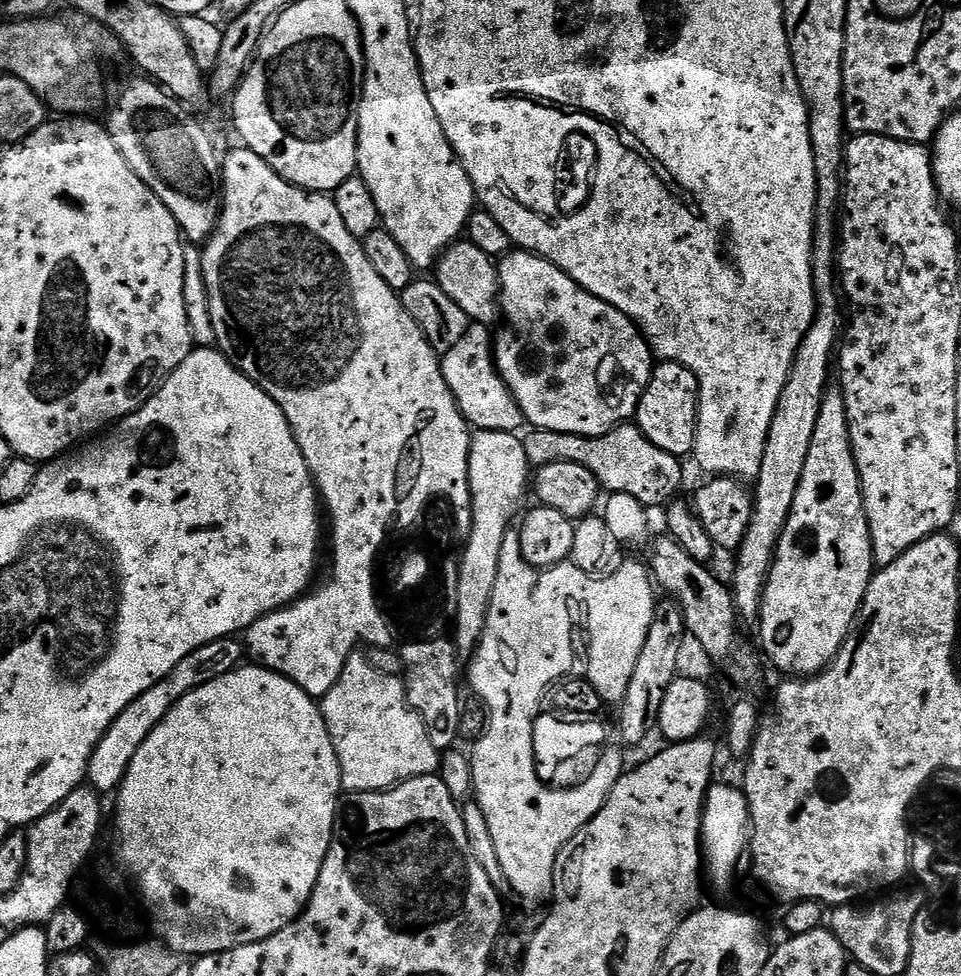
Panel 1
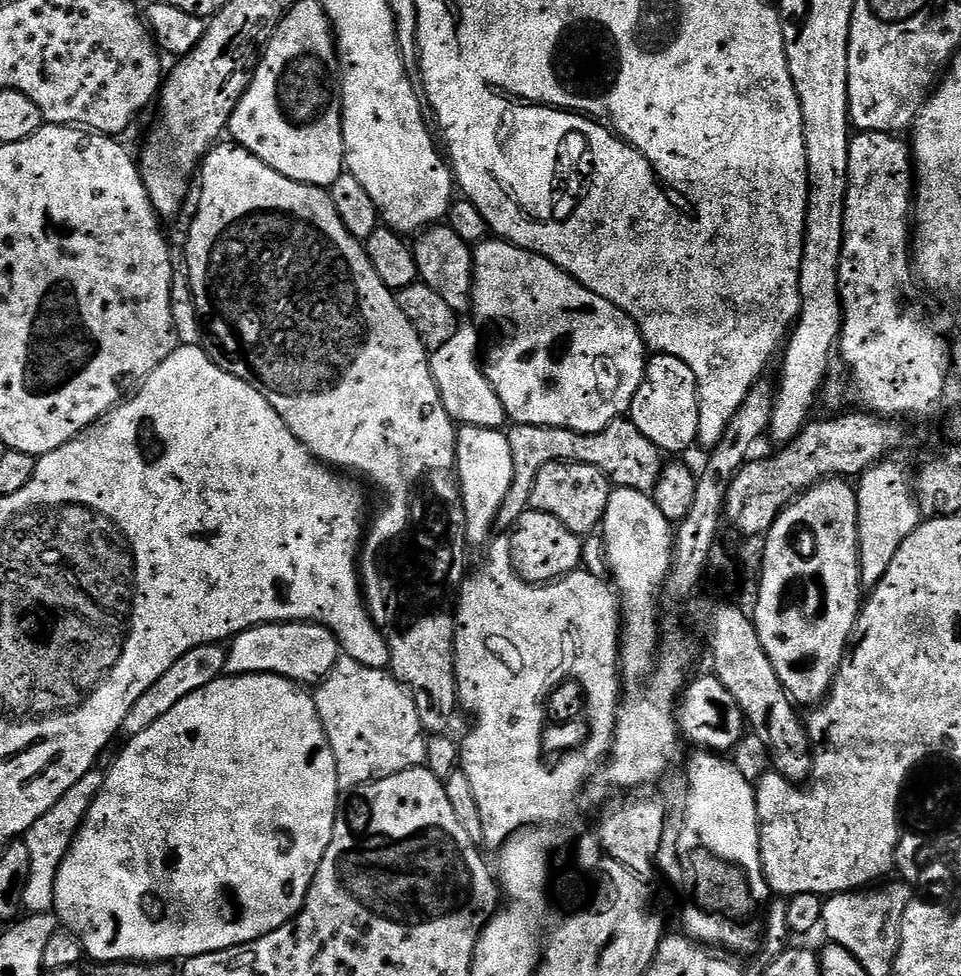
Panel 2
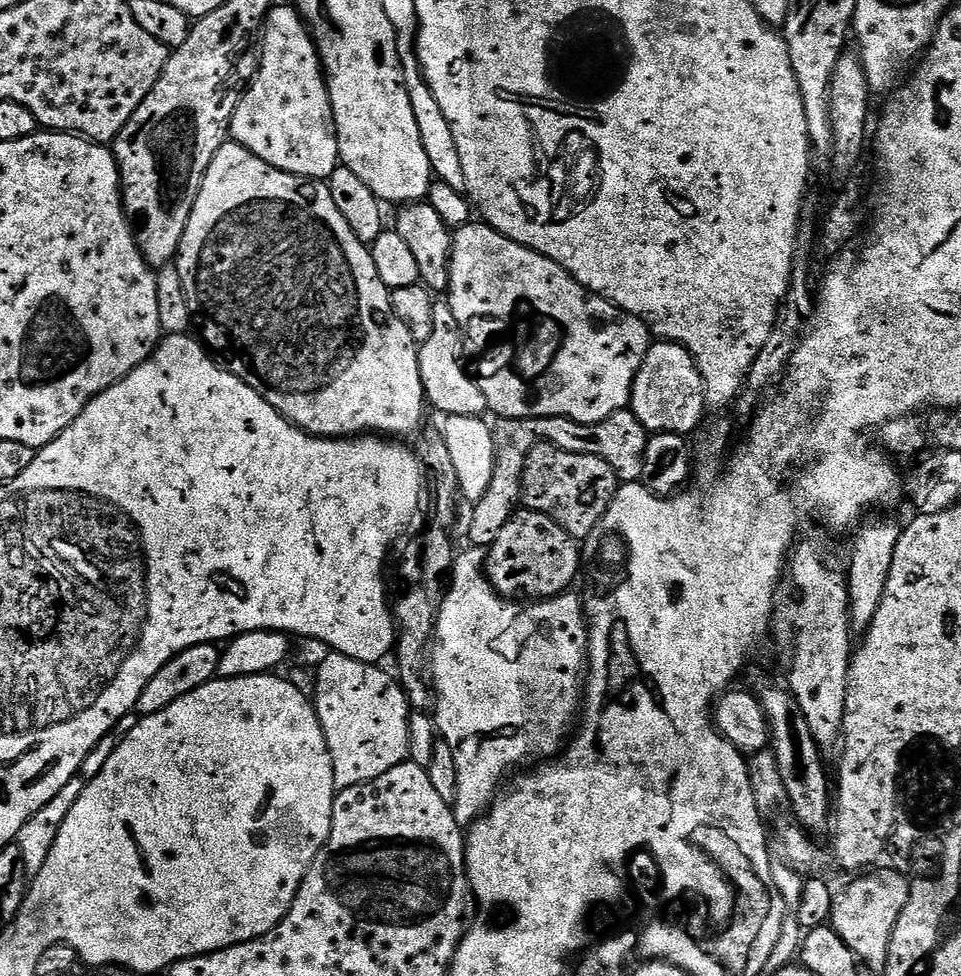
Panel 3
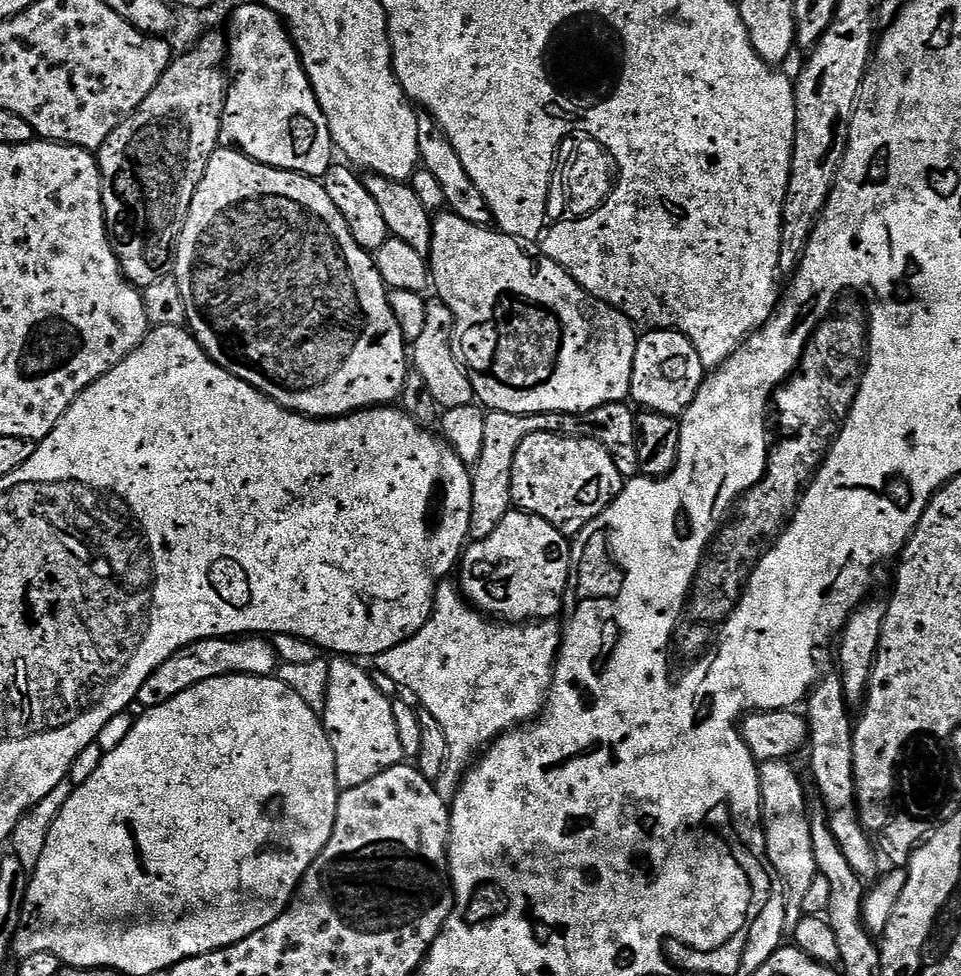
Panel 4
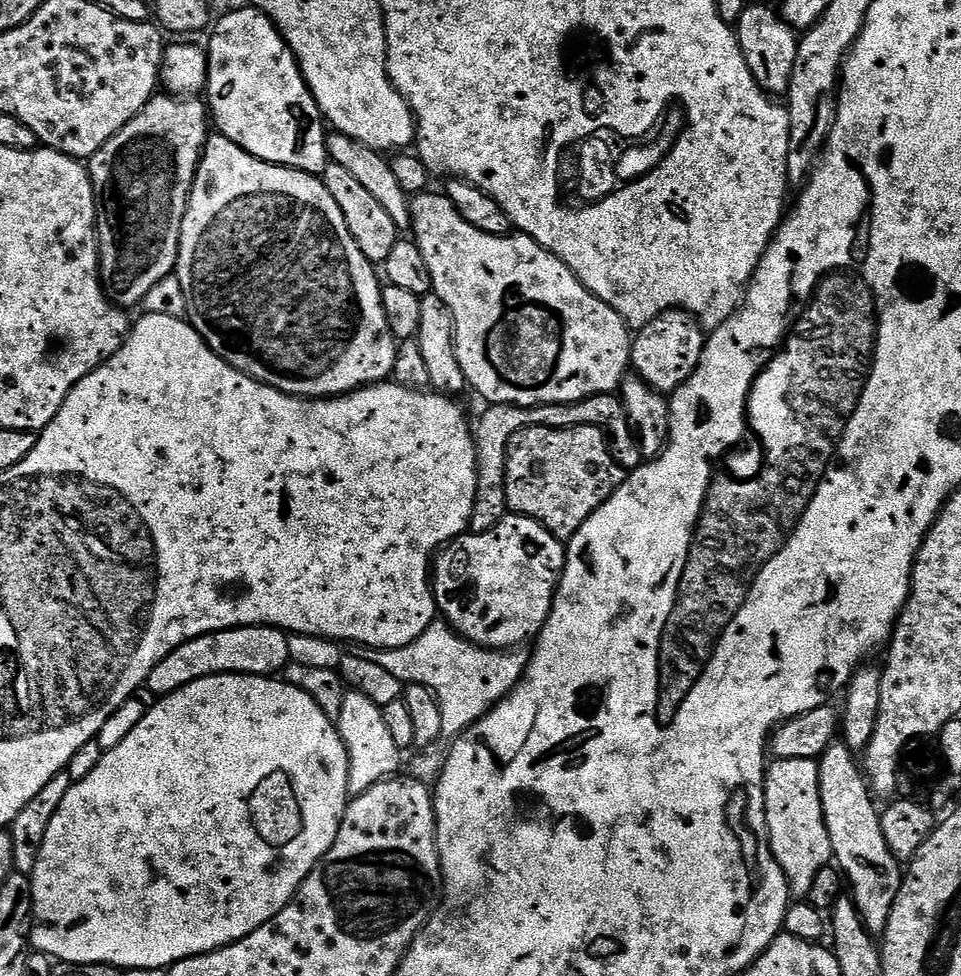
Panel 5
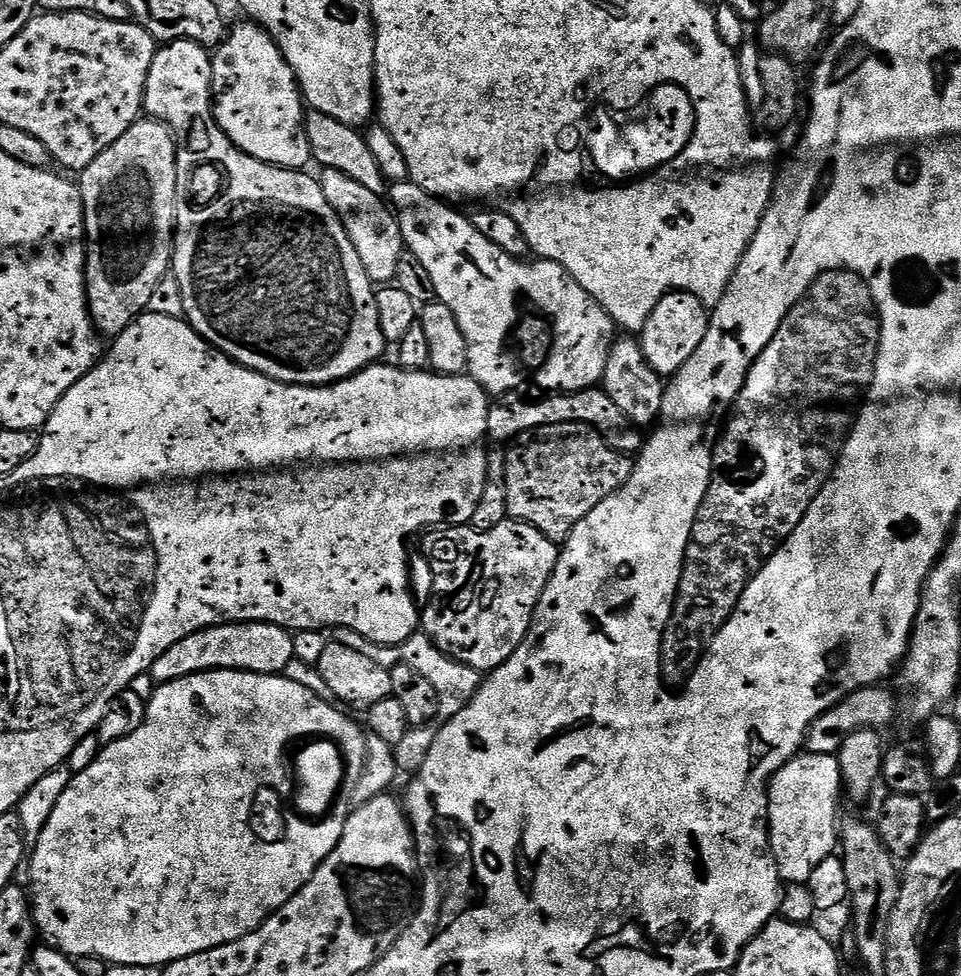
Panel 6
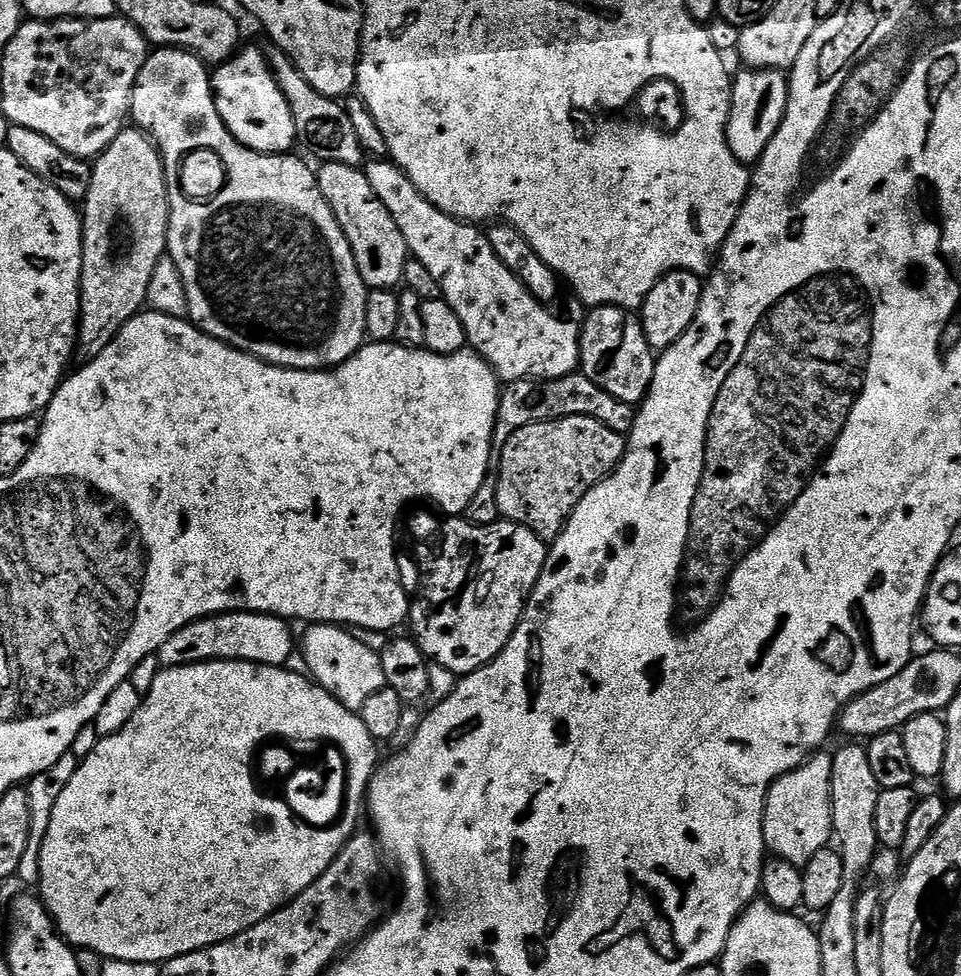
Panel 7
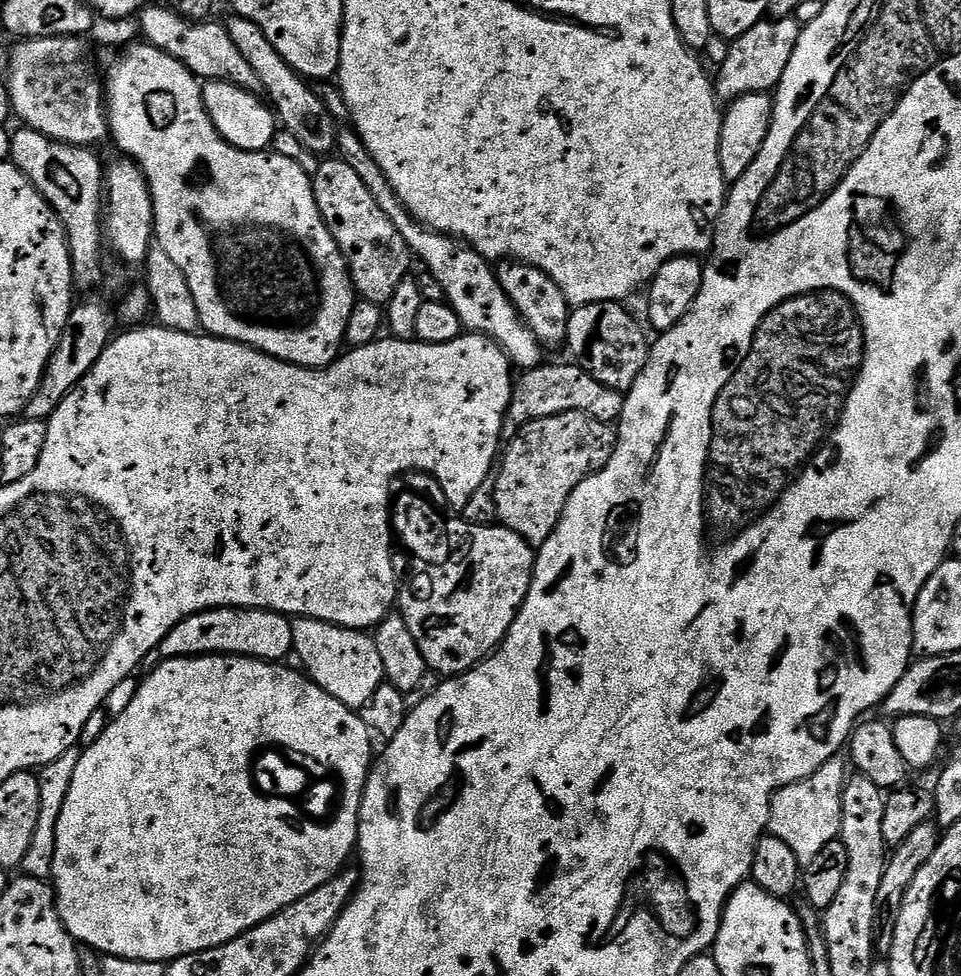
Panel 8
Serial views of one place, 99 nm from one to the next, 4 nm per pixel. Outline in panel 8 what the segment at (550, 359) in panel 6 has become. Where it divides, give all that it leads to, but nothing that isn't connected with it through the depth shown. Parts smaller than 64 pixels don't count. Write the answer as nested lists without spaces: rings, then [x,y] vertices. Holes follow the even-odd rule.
[[[348,126],[341,127],[336,133],[336,147],[339,159],[344,160],[346,166],[350,166],[350,170],[354,170],[354,174],[358,174],[358,178],[362,178],[366,190],[370,190],[370,194],[374,194],[374,202],[378,202],[378,206],[382,206],[382,214],[386,214],[386,218],[390,218],[390,222],[394,222],[398,234],[402,234],[402,238],[408,244],[408,251],[419,263],[420,260],[424,263],[423,267],[430,274],[434,274],[434,278],[438,278],[438,282],[442,282],[445,301],[452,307],[454,314],[458,314],[461,325],[469,333],[486,336],[489,340],[493,340],[517,369],[527,370],[541,367],[541,344],[524,324],[523,318],[516,312],[511,298],[507,296],[496,279],[493,265],[483,256],[478,255],[475,250],[457,242],[453,237],[442,236],[439,232],[434,232],[431,228],[419,224],[404,209],[404,203],[400,201],[398,194],[394,194],[394,190],[390,186],[390,182],[386,182],[378,162],[374,162],[370,150],[366,150],[366,146],[360,140],[360,135],[355,130]]]

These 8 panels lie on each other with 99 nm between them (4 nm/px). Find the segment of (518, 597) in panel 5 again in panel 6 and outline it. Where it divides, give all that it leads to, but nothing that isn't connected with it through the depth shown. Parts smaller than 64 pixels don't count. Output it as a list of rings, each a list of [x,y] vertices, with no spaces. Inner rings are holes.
[[[511,518],[485,532],[475,532],[471,526],[449,528],[444,548],[432,552],[432,597],[422,608],[422,631],[448,656],[487,674],[507,662],[532,628],[540,595],[560,561],[560,548],[557,541],[546,538],[534,526]]]

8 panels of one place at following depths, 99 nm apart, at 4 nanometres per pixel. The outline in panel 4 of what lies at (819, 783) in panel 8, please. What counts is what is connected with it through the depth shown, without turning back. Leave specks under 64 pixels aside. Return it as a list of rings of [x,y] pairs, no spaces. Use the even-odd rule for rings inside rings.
[[[775,760],[760,764],[760,806],[764,826],[764,841],[768,847],[768,861],[776,875],[784,881],[786,903],[784,909],[789,918],[804,915],[802,898],[810,891],[810,882],[818,874],[814,856],[814,842],[810,836],[810,799],[789,761]]]

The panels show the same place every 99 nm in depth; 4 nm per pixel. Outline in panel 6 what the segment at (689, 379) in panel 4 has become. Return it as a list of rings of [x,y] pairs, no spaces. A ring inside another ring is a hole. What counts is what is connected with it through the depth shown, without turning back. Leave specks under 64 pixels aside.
[[[670,291],[654,306],[646,326],[638,334],[638,341],[646,362],[660,377],[671,378],[677,370],[686,366],[690,358],[694,358],[694,350],[702,346],[702,338],[706,338],[706,330],[710,319],[709,305],[689,292]]]

